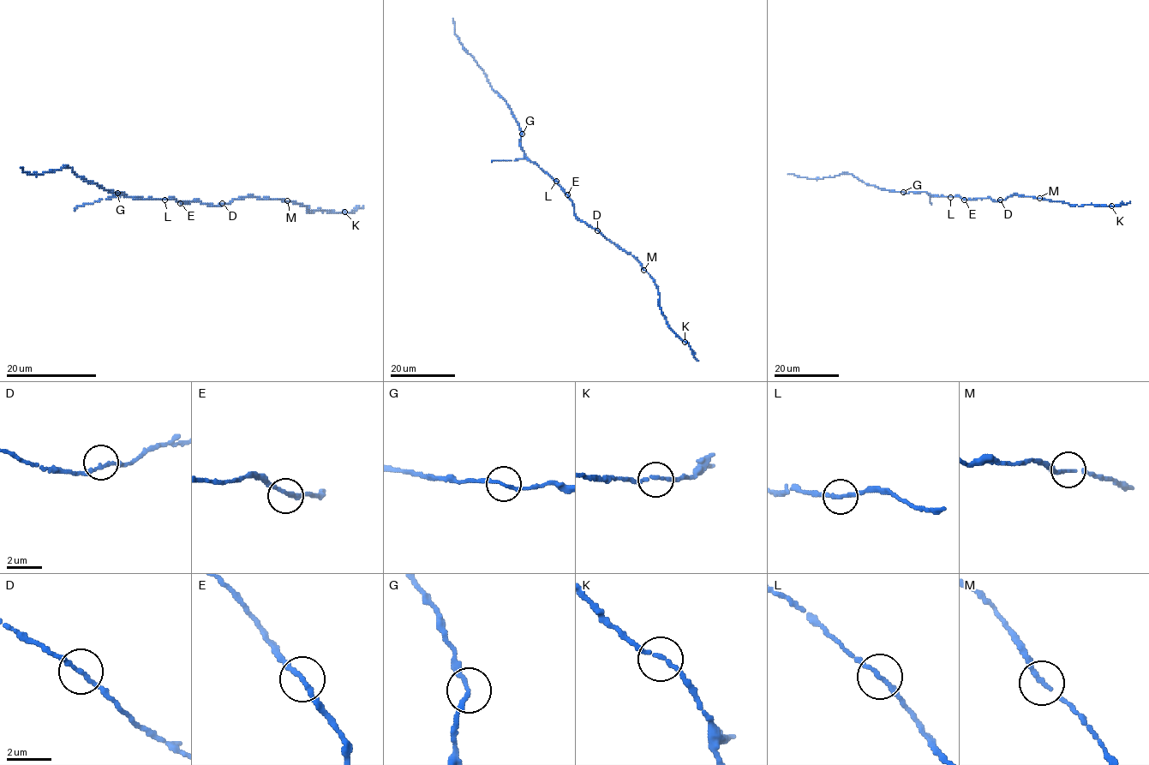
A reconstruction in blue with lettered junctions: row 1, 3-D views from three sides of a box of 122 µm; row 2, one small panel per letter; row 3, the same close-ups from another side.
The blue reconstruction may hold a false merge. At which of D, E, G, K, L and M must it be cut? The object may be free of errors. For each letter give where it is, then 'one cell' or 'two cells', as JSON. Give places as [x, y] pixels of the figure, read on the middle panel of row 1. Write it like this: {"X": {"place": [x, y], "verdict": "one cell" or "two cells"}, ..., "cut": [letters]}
{"D": {"place": [597, 230], "verdict": "one cell"}, "E": {"place": [567, 194], "verdict": "one cell"}, "G": {"place": [522, 134], "verdict": "one cell"}, "K": {"place": [685, 342], "verdict": "one cell"}, "L": {"place": [556, 181], "verdict": "one cell"}, "M": {"place": [643, 270], "verdict": "one cell"}, "cut": []}

